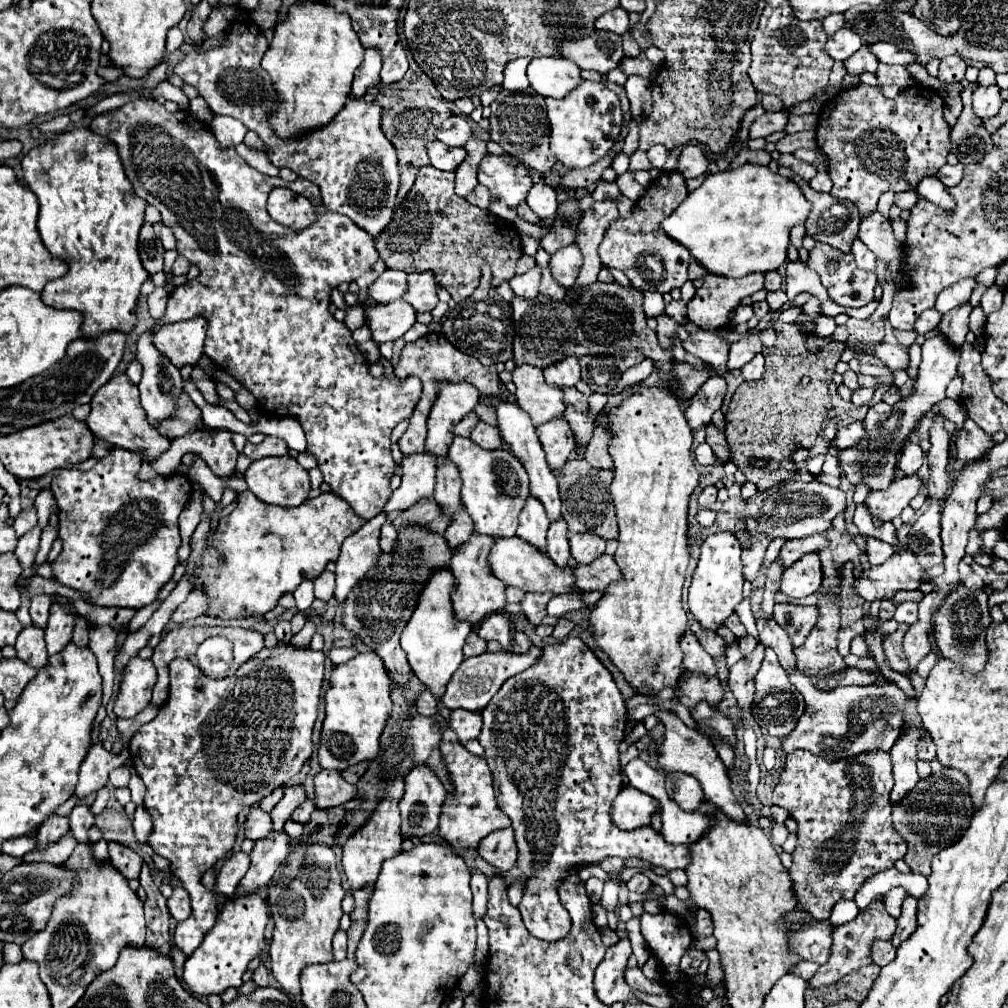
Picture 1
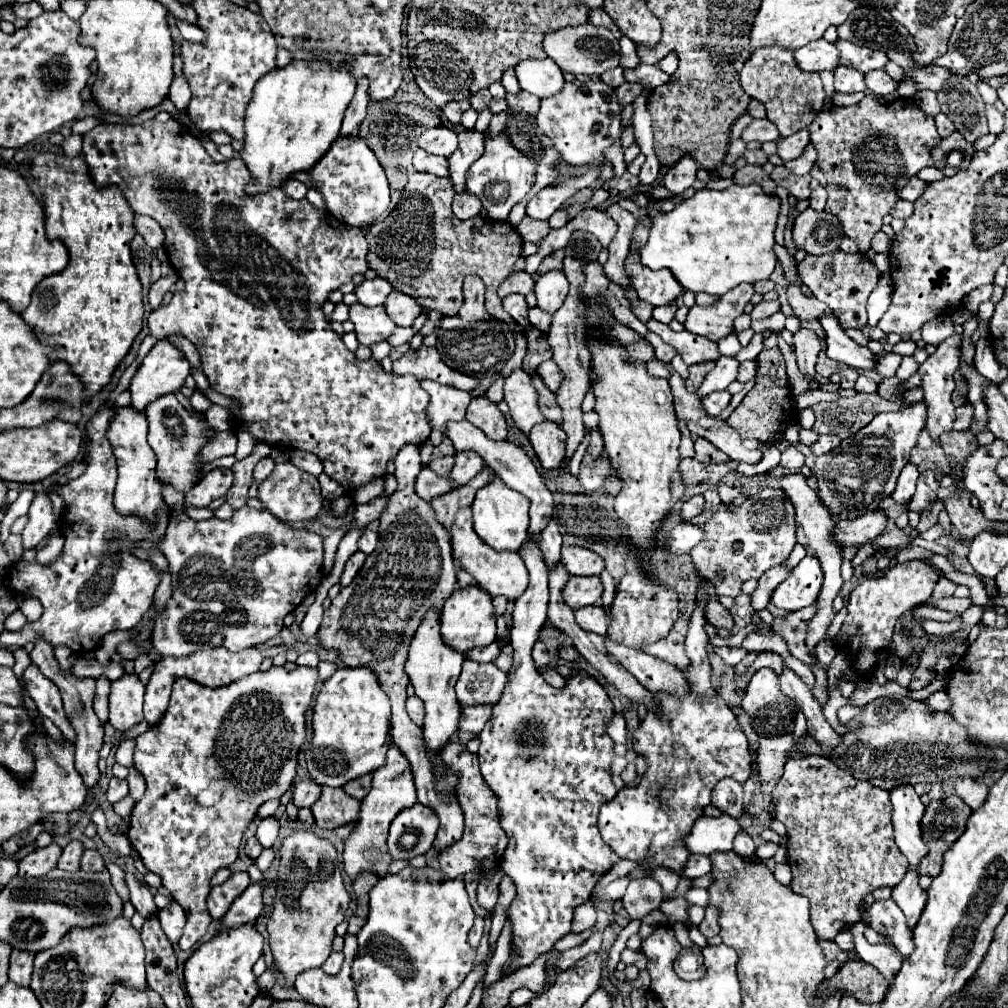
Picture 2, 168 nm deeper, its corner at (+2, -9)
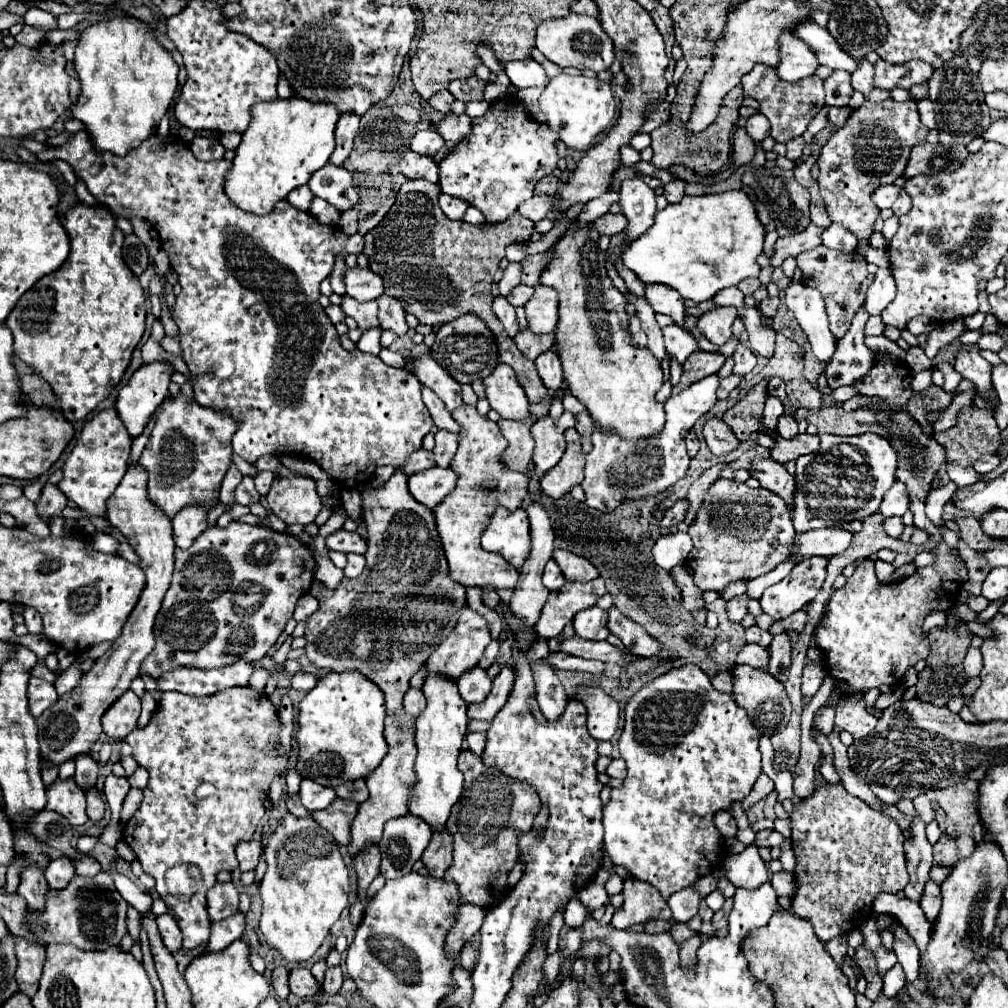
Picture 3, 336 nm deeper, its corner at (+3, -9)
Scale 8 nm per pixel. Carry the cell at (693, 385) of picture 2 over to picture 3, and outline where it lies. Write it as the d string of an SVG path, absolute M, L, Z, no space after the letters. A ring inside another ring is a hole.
M699 350L697 354L693 354L693 358L687 358L687 362L683 364L681 382L677 386L673 386L673 392L677 394L677 392L689 388L691 384L703 380L705 376L719 372L719 368L723 366L723 362L725 362L723 354L719 354L719 352L711 354L711 352L701 352Z

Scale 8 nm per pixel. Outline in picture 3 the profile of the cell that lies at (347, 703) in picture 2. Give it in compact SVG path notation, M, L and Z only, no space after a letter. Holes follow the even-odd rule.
M357 670L329 672L299 702L299 762L297 772L321 786L339 786L369 776L385 758L383 736L385 698L373 682Z

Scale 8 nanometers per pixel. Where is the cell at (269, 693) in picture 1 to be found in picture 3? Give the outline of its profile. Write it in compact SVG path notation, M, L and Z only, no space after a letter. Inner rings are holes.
M237 686L237 688L229 688L229 690L223 690L223 692L211 694L211 696L189 696L189 694L181 694L181 692L165 692L163 698L161 698L161 702L159 702L159 706L157 706L157 712L151 716L149 724L147 724L145 728L135 728L135 730L125 738L125 742L129 742L129 746L133 748L133 758L137 760L137 764L149 770L149 784L147 784L147 788L143 790L143 802L141 802L139 810L135 812L133 820L129 820L129 822L125 824L125 828L123 828L123 842L127 842L127 844L133 848L133 852L135 852L135 856L137 856L137 860L141 862L143 870L145 870L149 876L153 876L153 878L157 880L155 890L157 890L159 896L167 902L169 912L177 918L179 928L181 928L181 932L183 932L183 948L185 948L185 950L191 950L191 948L195 948L195 946L199 946L199 944L203 944L203 942L209 940L211 920L209 920L207 906L205 906L205 892L217 882L215 876L217 876L221 870L227 870L227 872L229 872L229 870L235 870L235 868L239 866L239 862L237 862L237 858L235 858L235 846L237 846L239 842L243 842L243 840L251 840L253 832L255 832L257 826L259 826L259 820L261 820L263 814L265 814L265 800L267 800L269 786L271 786L271 782L273 782L275 778L279 778L279 776L285 772L285 768L287 768L287 764L289 764L289 756L287 756L287 754L277 754L277 750L279 750L279 736L277 736L277 732L279 732L279 714L277 714L275 704L265 696L265 690L259 692L259 690L251 688L251 686L243 686L243 688ZM175 864L195 864L195 866L199 866L199 870L201 870L203 888L201 888L199 892L195 892L189 900L177 900L175 896L171 896L171 894L167 892L167 888L163 888L165 872L167 872L171 866L175 866Z

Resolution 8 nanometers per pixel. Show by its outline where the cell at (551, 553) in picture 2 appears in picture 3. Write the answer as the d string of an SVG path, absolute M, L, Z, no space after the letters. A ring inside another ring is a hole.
M551 558L545 566L545 572L543 572L543 584L549 588L549 590L559 590L563 584L565 584L565 576L561 574L561 568L557 566L557 562Z

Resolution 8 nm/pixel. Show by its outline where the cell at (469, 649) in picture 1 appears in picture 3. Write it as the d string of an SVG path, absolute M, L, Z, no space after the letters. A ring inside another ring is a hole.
M493 640L493 642L485 648L485 652L483 652L481 660L479 660L479 666L481 666L481 668L489 668L489 666L493 664L495 656L497 656L497 650L499 650L499 642L497 642L497 640Z

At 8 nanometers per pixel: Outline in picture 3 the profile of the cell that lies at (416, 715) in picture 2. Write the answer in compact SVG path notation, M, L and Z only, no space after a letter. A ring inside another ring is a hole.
M409 688L407 694L405 694L405 704L403 704L405 712L409 712L411 716L417 718L425 710L425 706L427 706L427 702L425 702L423 692L417 690L417 688Z

